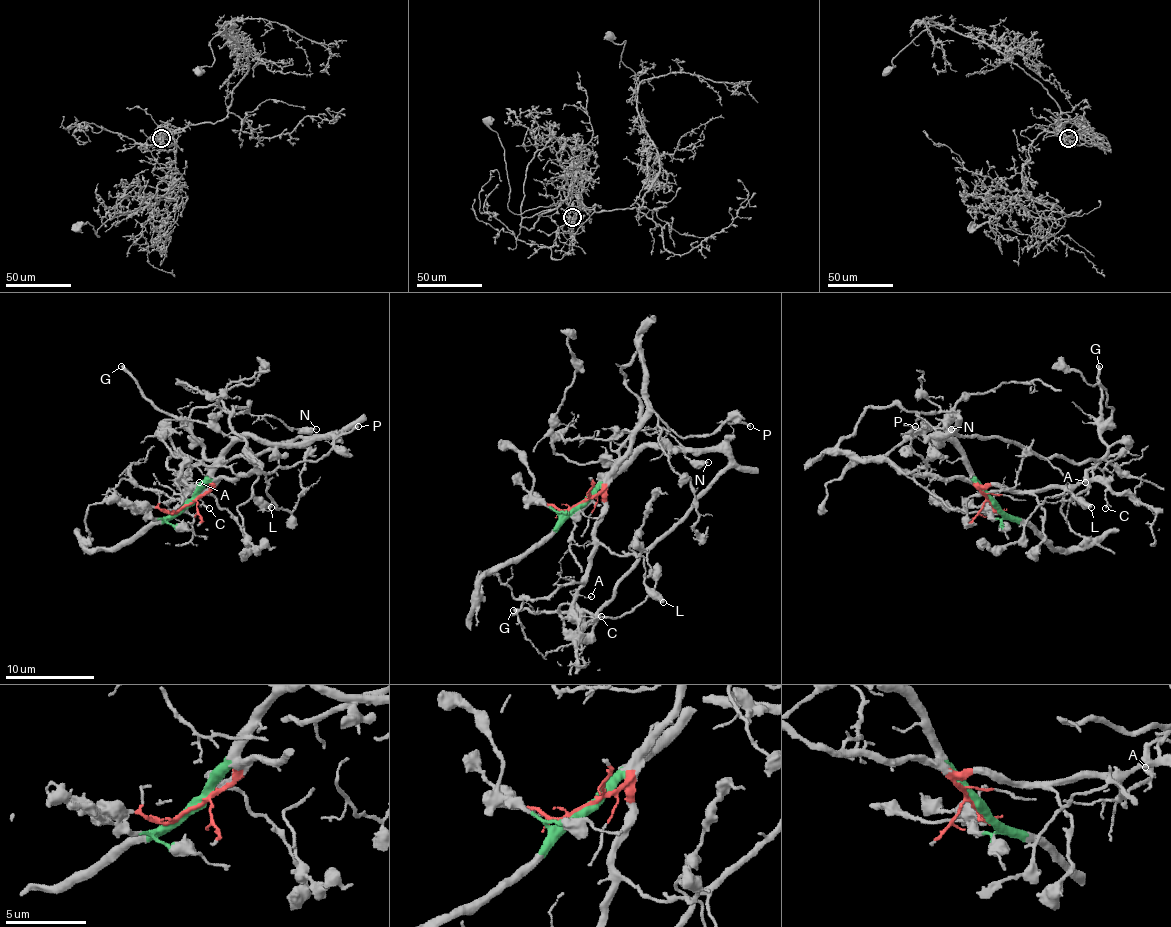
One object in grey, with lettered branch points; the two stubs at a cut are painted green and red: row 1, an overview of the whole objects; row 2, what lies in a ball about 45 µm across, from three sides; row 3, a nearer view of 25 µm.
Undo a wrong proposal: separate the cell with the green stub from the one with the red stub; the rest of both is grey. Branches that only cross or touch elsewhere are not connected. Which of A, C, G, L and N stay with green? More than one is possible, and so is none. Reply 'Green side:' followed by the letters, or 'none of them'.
Green side: G, L

